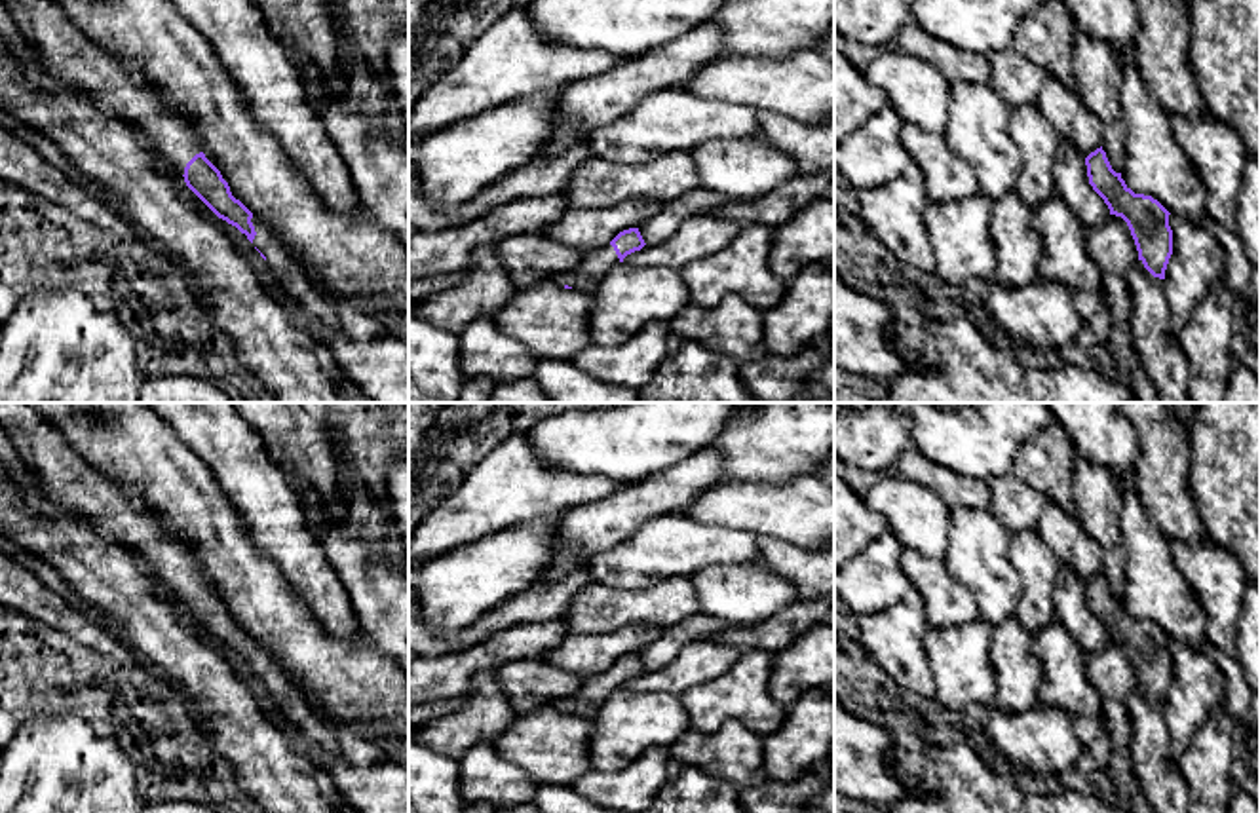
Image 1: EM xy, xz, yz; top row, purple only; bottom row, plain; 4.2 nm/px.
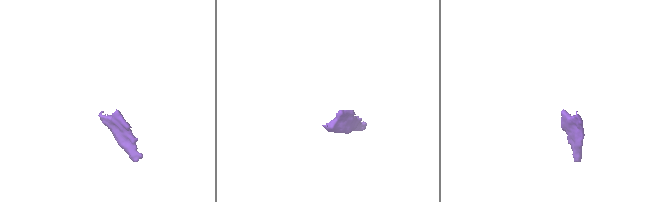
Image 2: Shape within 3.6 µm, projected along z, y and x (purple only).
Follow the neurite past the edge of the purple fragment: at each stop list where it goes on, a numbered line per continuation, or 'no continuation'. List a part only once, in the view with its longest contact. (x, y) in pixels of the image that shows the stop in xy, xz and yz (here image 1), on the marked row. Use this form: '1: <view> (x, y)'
1: xy (90, 69)
2: xy (293, 280)

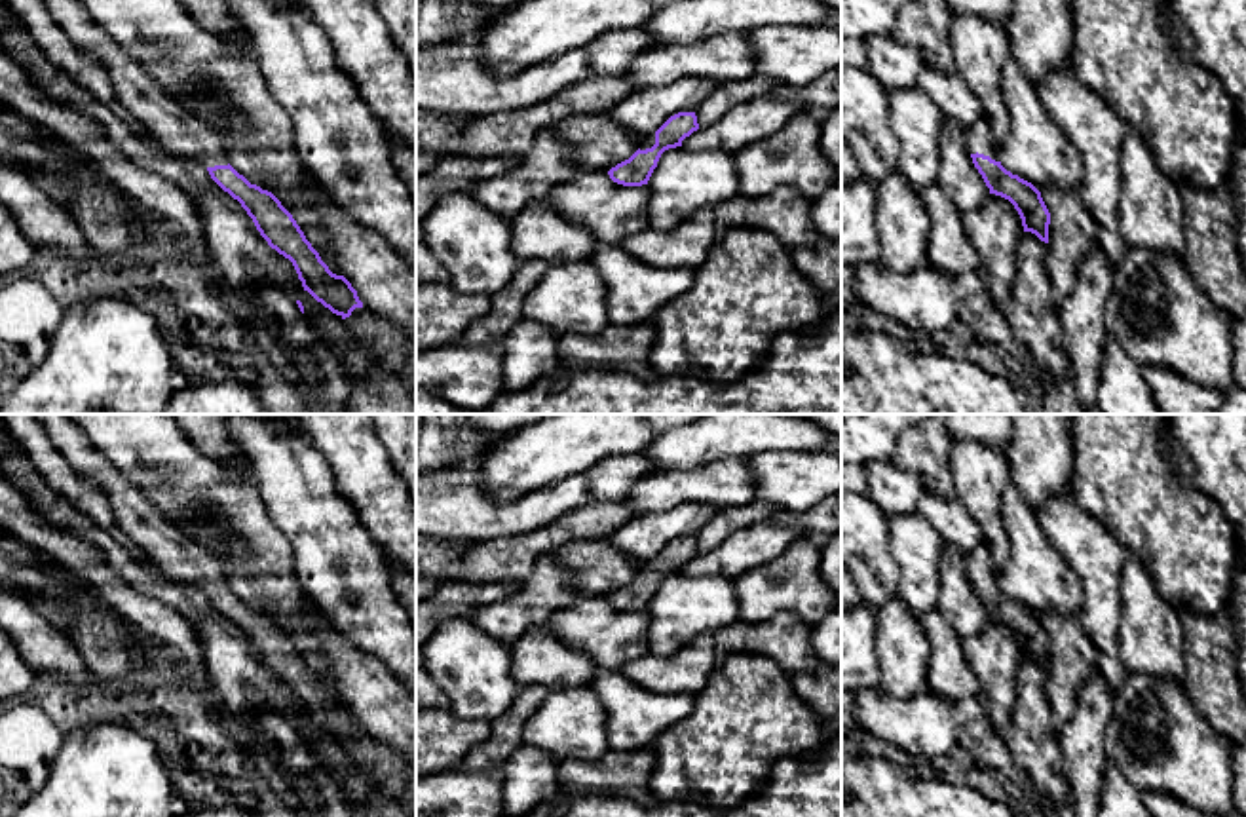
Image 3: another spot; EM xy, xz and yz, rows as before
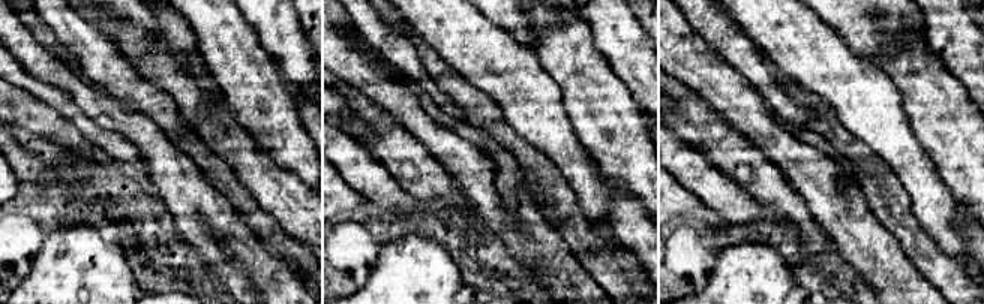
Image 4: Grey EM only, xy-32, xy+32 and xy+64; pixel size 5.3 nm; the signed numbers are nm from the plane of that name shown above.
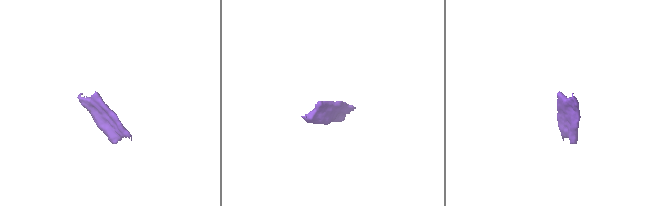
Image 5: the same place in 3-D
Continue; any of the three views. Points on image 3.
1: xy (375, 337)
2: yz (979, 139)

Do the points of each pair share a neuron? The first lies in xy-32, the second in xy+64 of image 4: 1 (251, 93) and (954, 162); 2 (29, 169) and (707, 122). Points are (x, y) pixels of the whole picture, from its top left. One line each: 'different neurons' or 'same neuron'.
1: same neuron
2: different neurons

